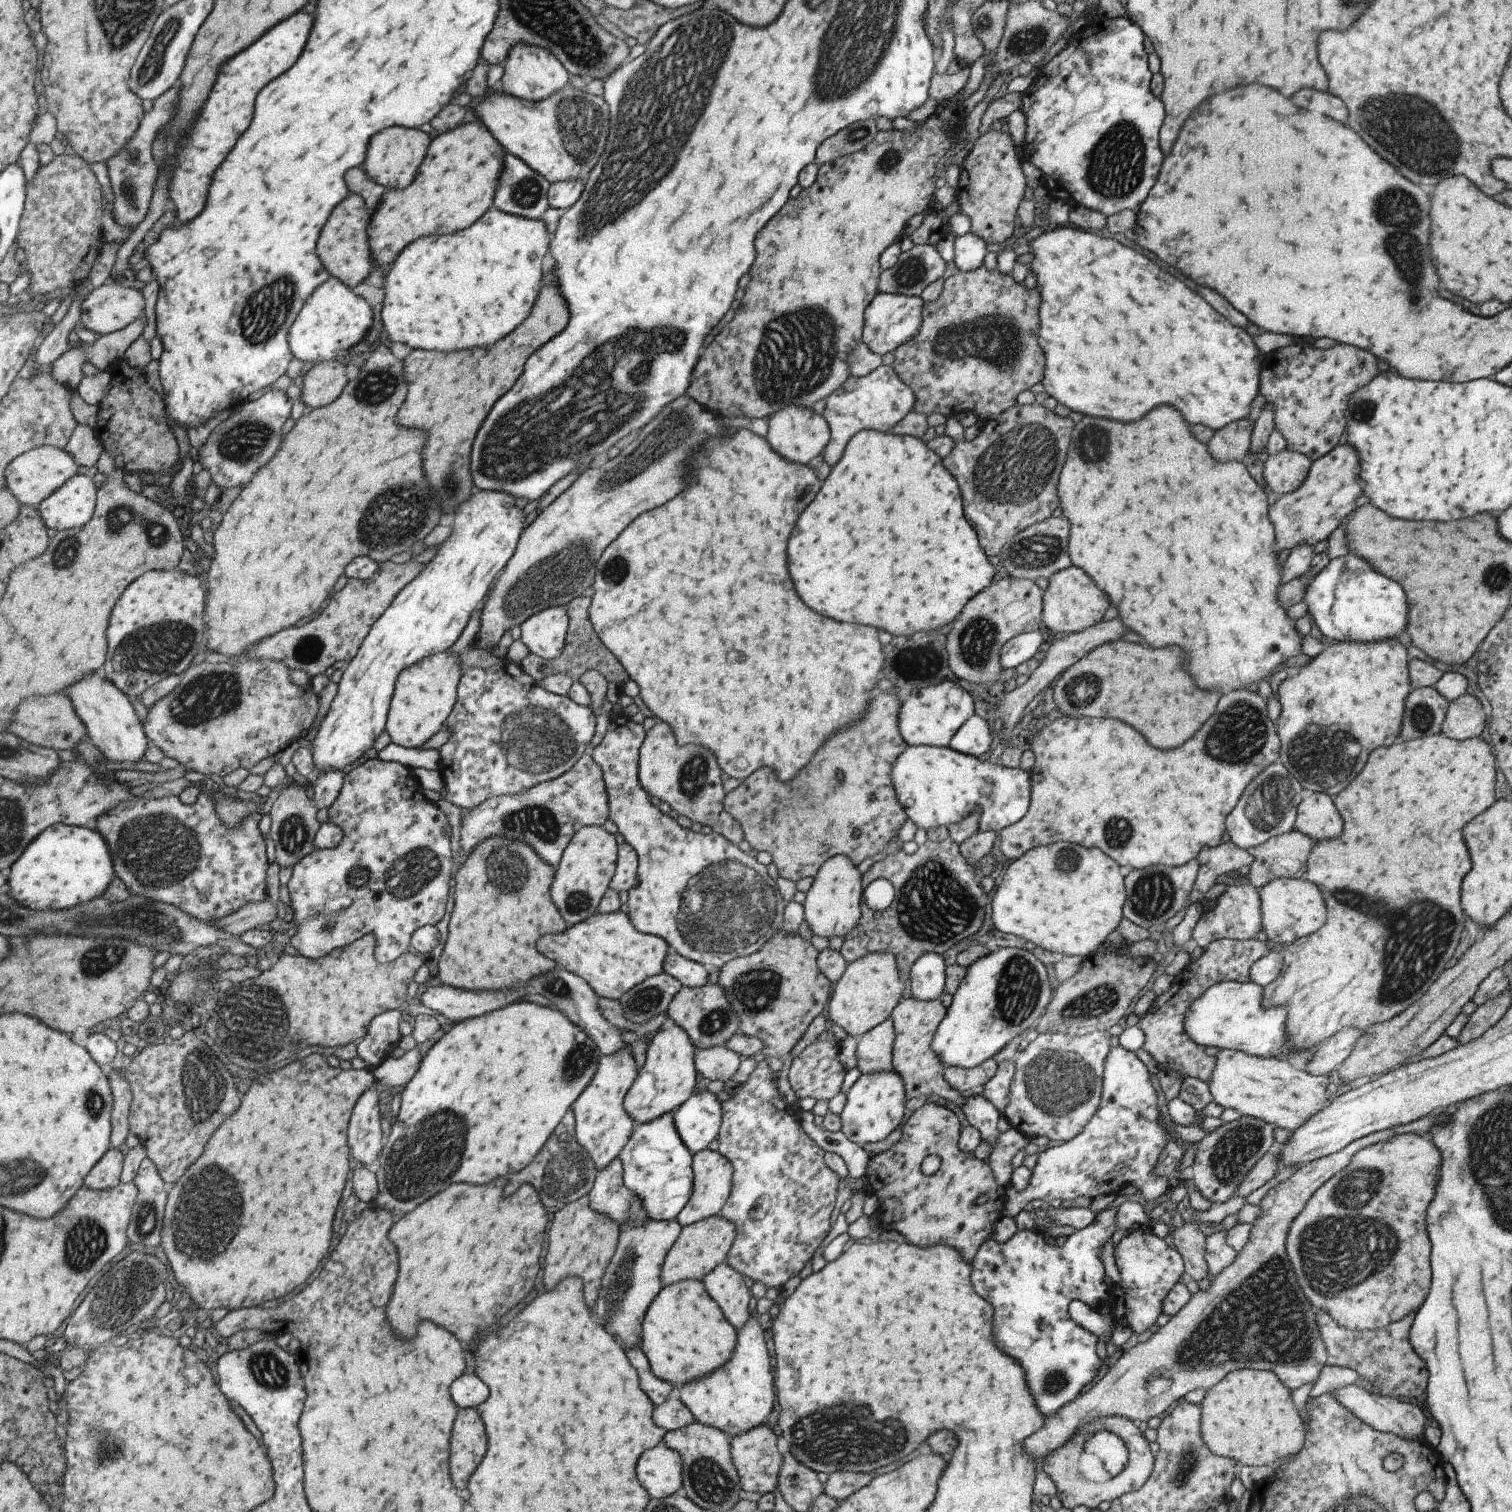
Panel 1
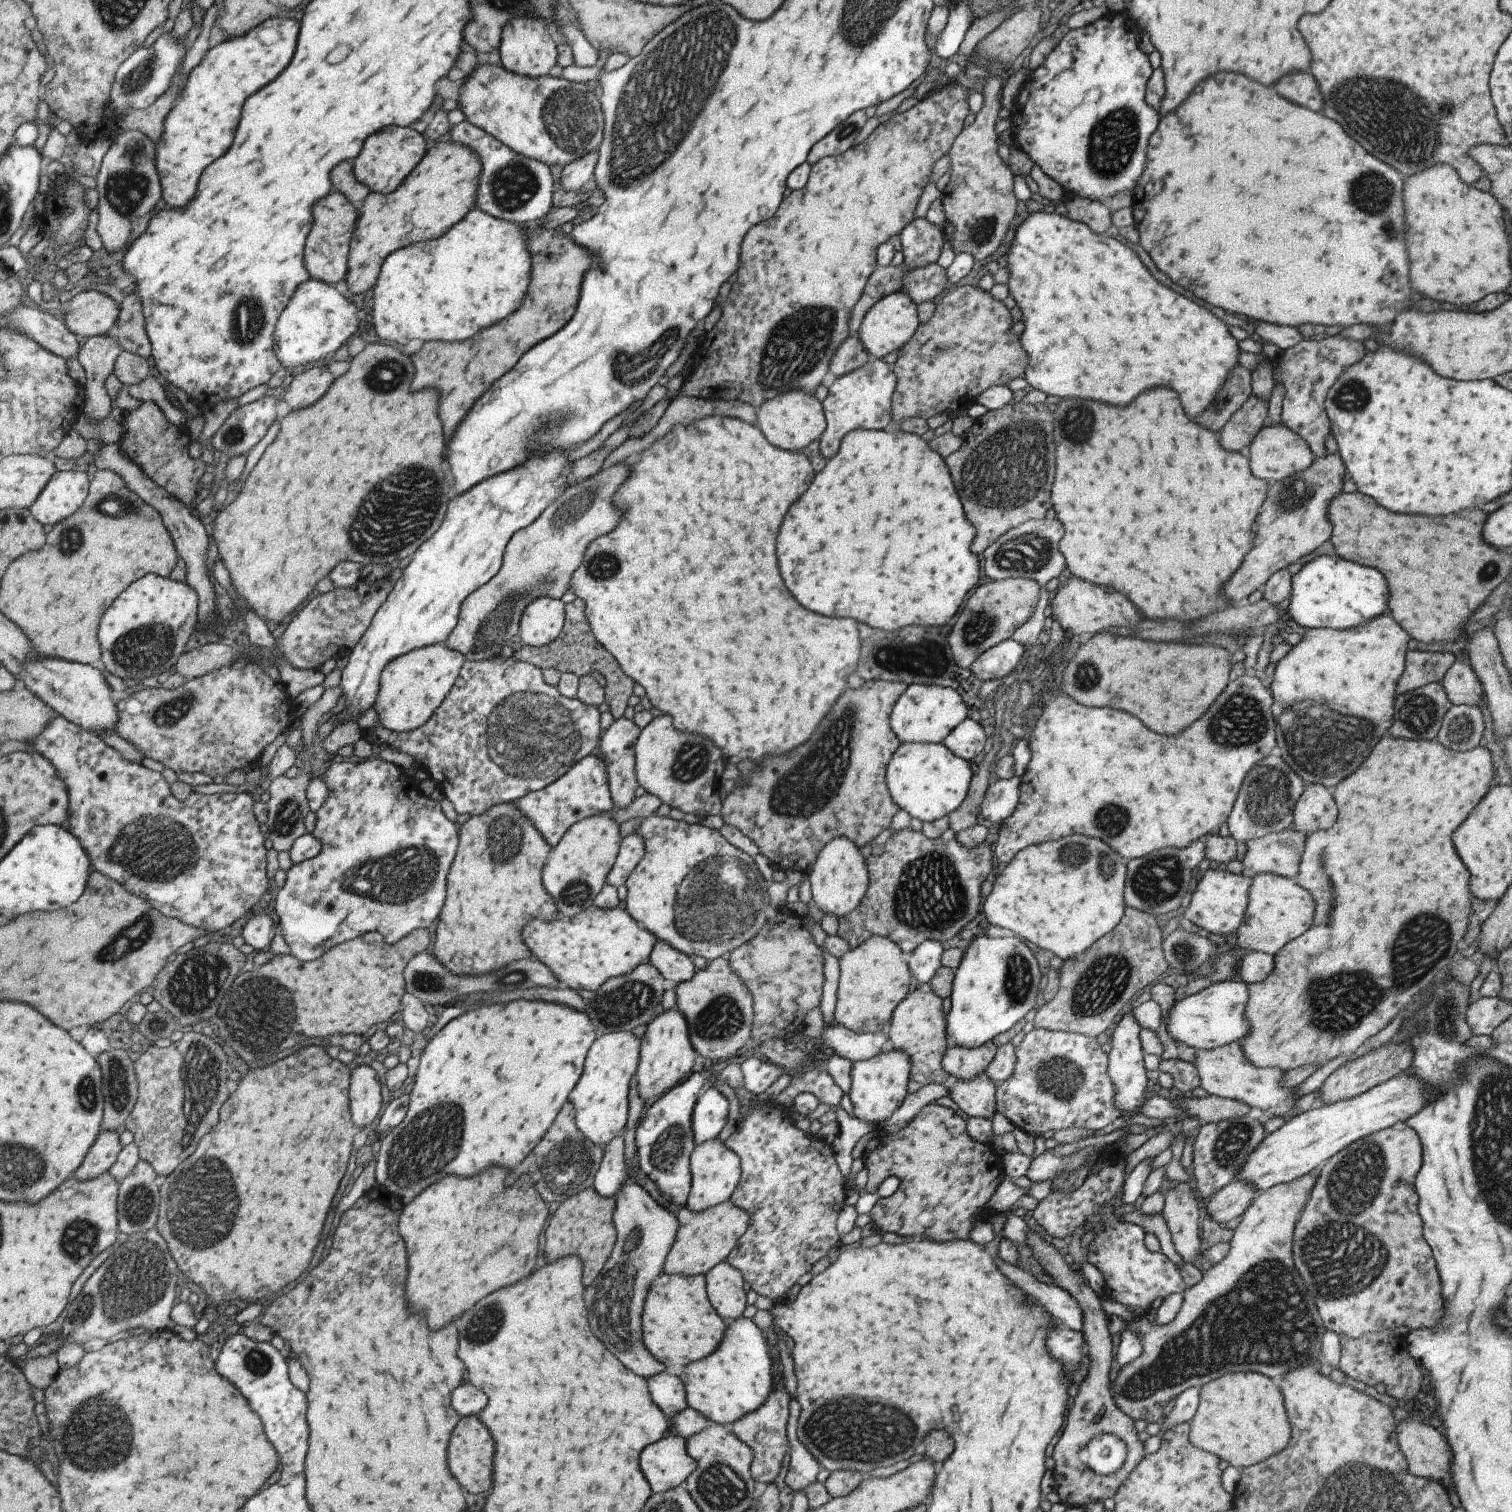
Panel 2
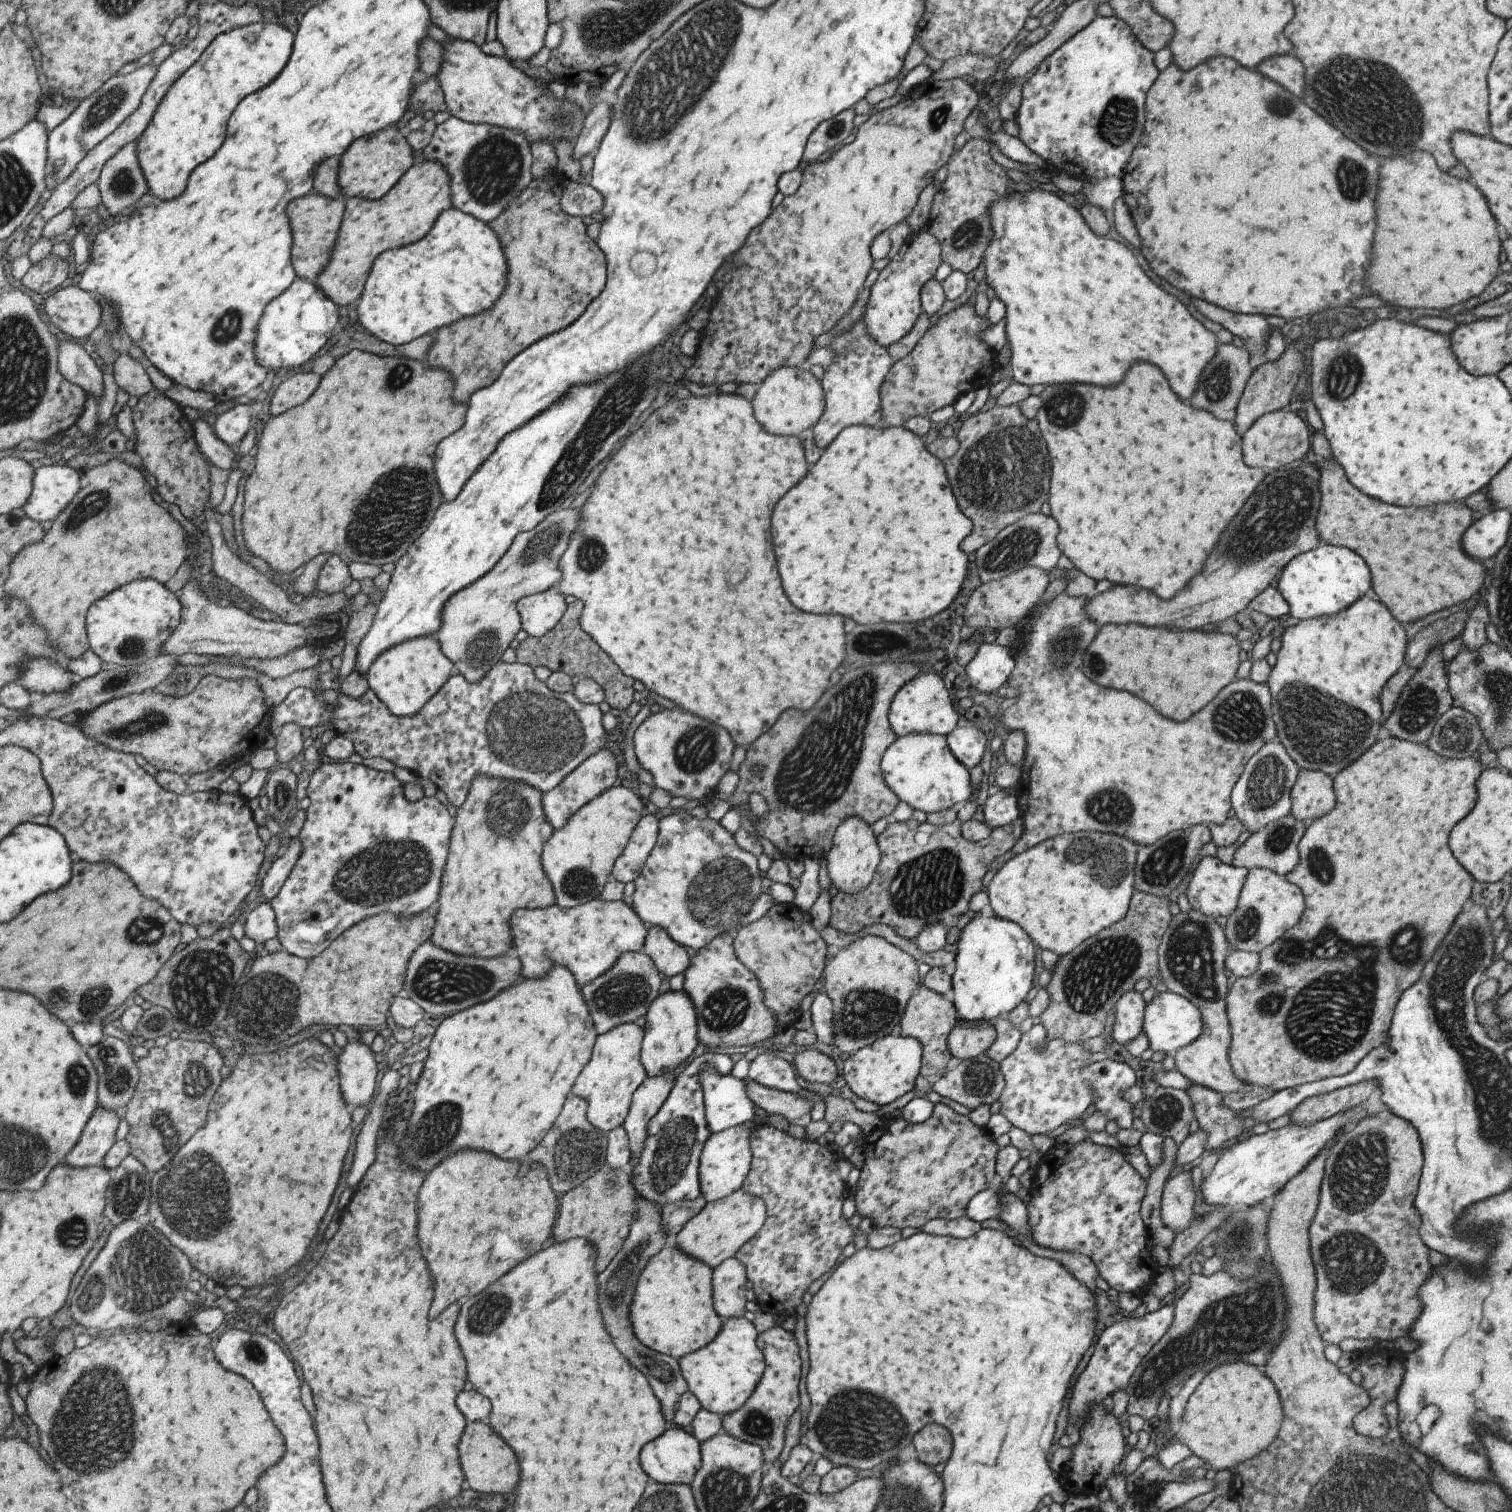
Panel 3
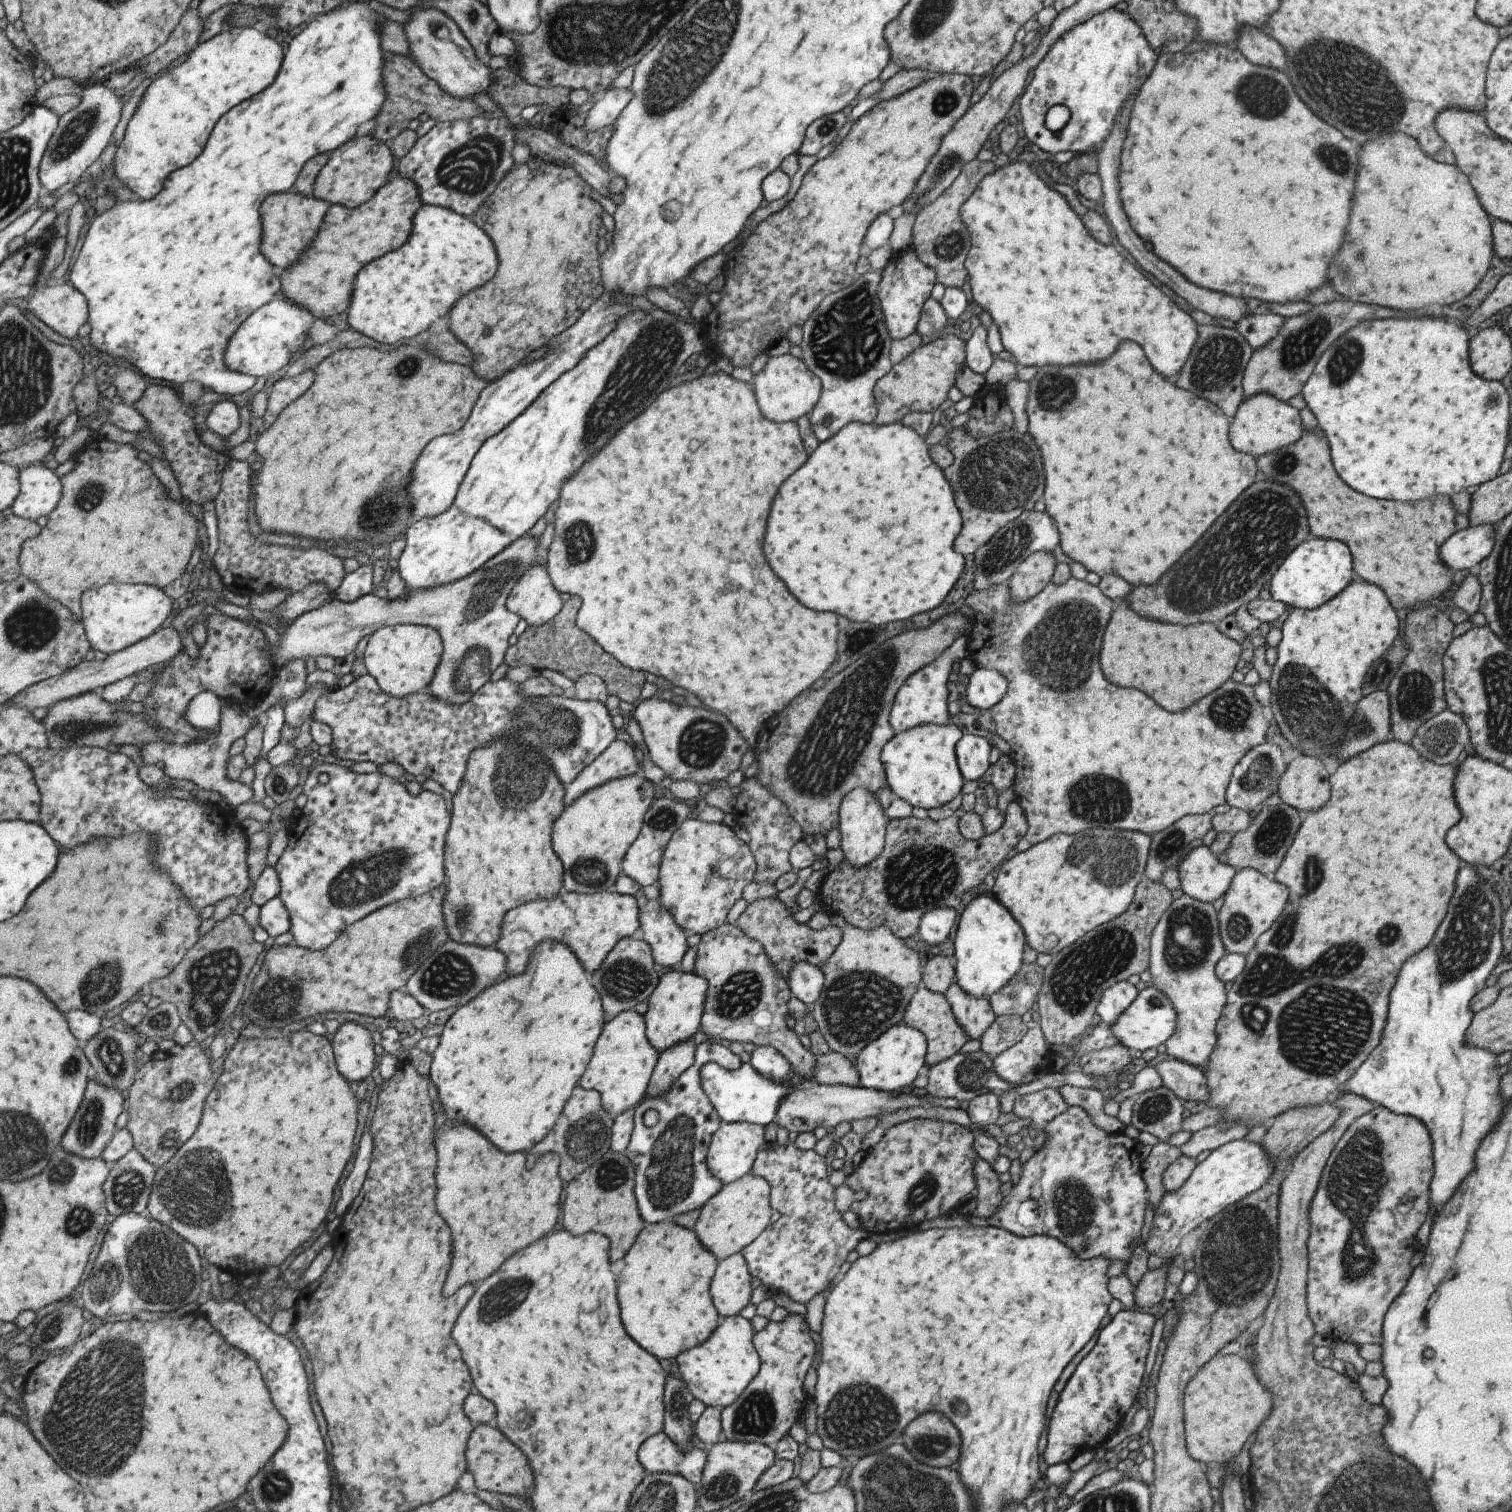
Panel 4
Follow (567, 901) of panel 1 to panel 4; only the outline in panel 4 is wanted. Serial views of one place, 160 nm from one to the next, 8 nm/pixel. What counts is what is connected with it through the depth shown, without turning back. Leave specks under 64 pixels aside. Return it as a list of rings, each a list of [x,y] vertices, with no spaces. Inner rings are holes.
[[[637,772],[594,786],[565,805],[554,820],[550,834],[553,852],[563,862],[562,890],[581,894],[613,890],[615,879],[622,872],[621,861],[624,854],[637,838],[644,814],[658,795],[657,786],[645,779],[641,772]]]

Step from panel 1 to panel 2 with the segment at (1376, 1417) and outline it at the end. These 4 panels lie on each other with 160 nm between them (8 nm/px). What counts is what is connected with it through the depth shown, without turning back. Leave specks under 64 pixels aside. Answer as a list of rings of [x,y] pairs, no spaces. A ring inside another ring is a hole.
[[[1408,1412],[1406,1420],[1396,1425],[1396,1439],[1398,1440],[1400,1453],[1407,1461],[1409,1473],[1439,1483],[1446,1491],[1449,1488],[1454,1488],[1454,1482],[1451,1480],[1451,1470],[1449,1470],[1451,1448],[1447,1446],[1445,1438],[1437,1430],[1433,1430],[1431,1426],[1425,1426],[1419,1418],[1413,1418]]]

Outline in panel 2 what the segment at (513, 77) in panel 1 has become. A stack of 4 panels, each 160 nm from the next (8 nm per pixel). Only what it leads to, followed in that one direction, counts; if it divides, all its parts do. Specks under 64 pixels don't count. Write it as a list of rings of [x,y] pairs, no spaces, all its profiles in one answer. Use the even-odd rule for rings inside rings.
[[[511,18],[507,26],[501,28],[501,40],[497,47],[500,66],[507,72],[529,78],[549,76],[550,69],[557,64],[557,41],[548,26],[541,18]]]

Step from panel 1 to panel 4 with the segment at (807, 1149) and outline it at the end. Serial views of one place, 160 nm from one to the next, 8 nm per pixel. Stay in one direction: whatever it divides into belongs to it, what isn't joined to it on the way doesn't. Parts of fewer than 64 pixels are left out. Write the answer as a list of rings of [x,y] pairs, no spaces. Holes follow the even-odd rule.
[[[791,1142],[781,1147],[777,1144],[763,1146],[759,1149],[753,1161],[750,1172],[755,1176],[764,1178],[769,1185],[769,1204],[774,1213],[774,1219],[766,1230],[759,1233],[747,1246],[740,1250],[745,1259],[750,1276],[759,1278],[762,1285],[769,1286],[771,1292],[785,1292],[791,1300],[806,1304],[816,1294],[827,1291],[829,1282],[839,1272],[845,1257],[854,1246],[867,1238],[867,1232],[848,1228],[841,1219],[840,1214],[833,1206],[833,1190],[827,1181],[827,1164],[822,1156],[813,1150],[800,1151]]]

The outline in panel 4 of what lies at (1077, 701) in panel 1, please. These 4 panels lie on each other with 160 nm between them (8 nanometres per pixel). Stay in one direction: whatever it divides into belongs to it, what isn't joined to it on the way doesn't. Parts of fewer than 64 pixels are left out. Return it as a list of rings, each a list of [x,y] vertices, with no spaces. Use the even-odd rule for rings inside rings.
[[[1125,596],[1121,602],[1115,602],[1117,608],[1105,628],[1099,658],[1103,676],[1115,686],[1141,690],[1165,710],[1179,712],[1213,692],[1227,682],[1242,656],[1240,644],[1223,636],[1213,624],[1173,626],[1135,614]]]

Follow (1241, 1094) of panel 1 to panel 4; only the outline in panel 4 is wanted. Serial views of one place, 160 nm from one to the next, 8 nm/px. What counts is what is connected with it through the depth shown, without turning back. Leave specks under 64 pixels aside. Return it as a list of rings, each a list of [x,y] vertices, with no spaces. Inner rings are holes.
[[[1185,894],[1172,899],[1155,923],[1148,944],[1146,970],[1151,975],[1153,987],[1160,990],[1174,1008],[1175,1026],[1171,1036],[1163,1043],[1169,1056],[1197,1065],[1200,1070],[1206,1065],[1209,1053],[1215,1046],[1215,1025],[1226,999],[1227,984],[1223,984],[1214,973],[1214,968],[1225,950],[1220,941],[1217,920],[1217,905],[1204,903]]]

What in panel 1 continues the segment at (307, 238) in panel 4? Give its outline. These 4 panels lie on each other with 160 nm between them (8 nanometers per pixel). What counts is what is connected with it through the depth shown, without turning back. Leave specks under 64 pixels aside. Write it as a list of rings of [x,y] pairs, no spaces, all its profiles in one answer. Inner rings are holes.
[[[349,194],[337,208],[335,214],[331,214],[323,234],[318,240],[317,254],[321,258],[323,266],[330,272],[331,276],[342,280],[352,289],[363,282],[375,268],[368,238],[372,212],[363,202],[363,197],[358,194]]]

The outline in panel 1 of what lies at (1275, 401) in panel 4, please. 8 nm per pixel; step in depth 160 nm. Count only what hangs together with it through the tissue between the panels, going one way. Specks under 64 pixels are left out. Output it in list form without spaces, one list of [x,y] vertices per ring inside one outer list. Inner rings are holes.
[[[1285,447],[1275,454],[1266,455],[1261,476],[1267,489],[1271,488],[1279,496],[1293,492],[1305,480],[1311,461],[1304,454]]]

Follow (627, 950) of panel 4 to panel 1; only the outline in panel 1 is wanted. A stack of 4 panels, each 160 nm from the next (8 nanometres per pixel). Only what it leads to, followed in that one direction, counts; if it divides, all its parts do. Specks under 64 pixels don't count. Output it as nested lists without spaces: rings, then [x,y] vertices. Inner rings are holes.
[[[661,971],[622,992],[616,1002],[626,1021],[642,1025],[654,1016],[665,1013],[669,1001],[681,987],[672,976]]]

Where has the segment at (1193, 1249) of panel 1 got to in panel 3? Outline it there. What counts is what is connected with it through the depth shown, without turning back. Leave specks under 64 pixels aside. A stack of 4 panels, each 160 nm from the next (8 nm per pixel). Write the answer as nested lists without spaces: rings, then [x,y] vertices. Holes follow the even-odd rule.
[[[1179,1172],[1164,1183],[1161,1192],[1161,1222],[1173,1232],[1185,1228],[1193,1222],[1195,1192],[1190,1172]]]

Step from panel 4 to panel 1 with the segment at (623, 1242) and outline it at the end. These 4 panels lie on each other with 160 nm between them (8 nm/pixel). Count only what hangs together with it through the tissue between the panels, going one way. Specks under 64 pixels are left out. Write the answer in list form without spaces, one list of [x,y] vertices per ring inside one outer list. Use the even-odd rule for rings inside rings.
[[[588,1195],[565,1203],[553,1212],[547,1230],[547,1252],[543,1258],[543,1286],[549,1290],[567,1276],[582,1280],[585,1304],[593,1306],[601,1284],[601,1277],[613,1256],[618,1241],[618,1224],[606,1214],[595,1212],[588,1205]]]

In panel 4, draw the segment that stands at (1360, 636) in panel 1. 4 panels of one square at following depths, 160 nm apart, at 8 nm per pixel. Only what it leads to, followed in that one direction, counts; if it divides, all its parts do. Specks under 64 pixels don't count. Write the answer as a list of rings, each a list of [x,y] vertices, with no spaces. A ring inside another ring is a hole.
[[[1309,534],[1305,540],[1291,549],[1271,575],[1268,589],[1270,598],[1294,608],[1315,608],[1334,597],[1351,580],[1351,572],[1353,572],[1351,564],[1353,564],[1351,556],[1343,542],[1331,538],[1323,540]]]

